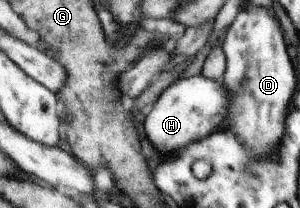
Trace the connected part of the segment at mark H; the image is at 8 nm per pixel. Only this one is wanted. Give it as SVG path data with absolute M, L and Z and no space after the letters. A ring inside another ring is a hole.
M196 75L174 81L165 89L145 118L144 130L160 154L174 153L203 141L223 126L226 114L225 87L215 80Z

